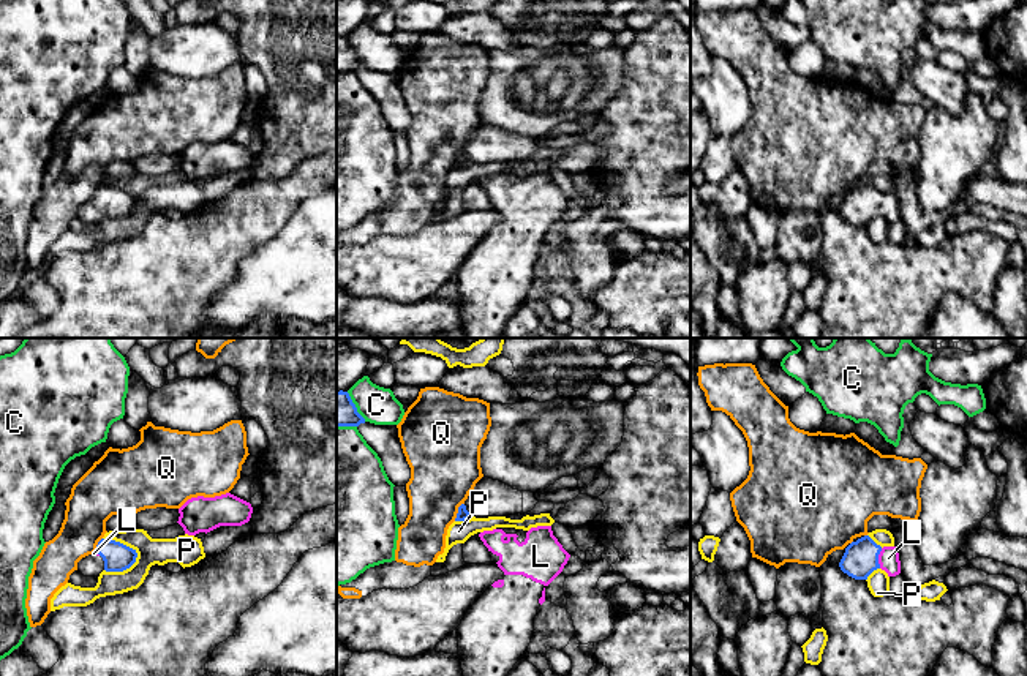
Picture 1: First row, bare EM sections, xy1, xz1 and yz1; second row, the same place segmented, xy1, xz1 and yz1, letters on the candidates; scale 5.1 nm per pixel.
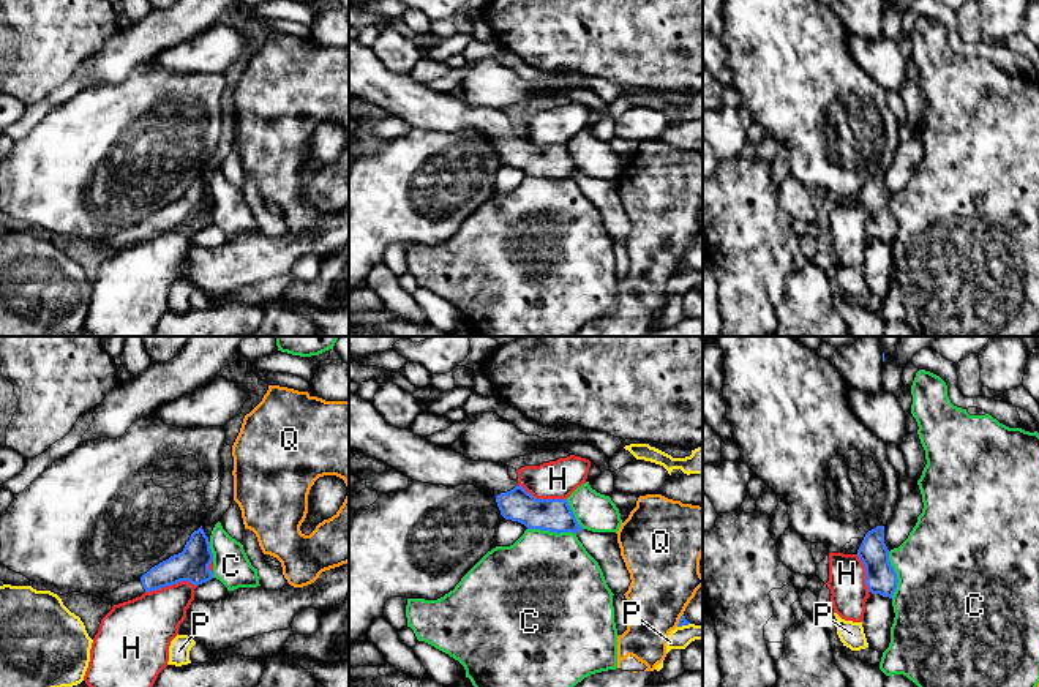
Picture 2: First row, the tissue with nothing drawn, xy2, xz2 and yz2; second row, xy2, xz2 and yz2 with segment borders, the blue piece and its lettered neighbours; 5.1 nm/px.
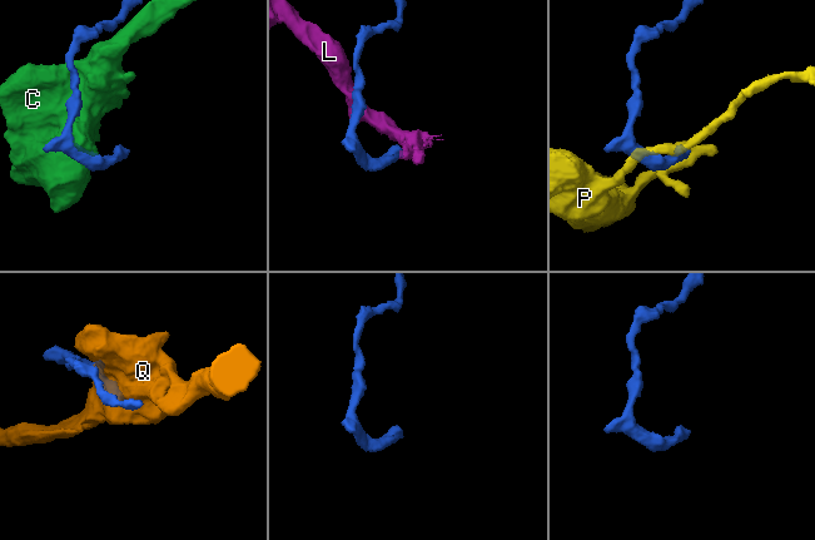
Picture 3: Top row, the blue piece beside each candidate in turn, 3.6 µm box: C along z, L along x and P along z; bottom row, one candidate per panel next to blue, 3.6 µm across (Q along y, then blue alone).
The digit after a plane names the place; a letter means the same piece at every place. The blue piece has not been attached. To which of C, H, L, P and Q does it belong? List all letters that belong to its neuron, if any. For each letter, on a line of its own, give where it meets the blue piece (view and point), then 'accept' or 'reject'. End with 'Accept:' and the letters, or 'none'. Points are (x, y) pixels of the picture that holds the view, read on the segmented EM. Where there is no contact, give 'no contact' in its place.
C: xz2 (551, 531) | reject
H: xy2 (171, 585) | reject
L: yz1 (877, 558) | accept
P: xy1 (122, 544) | reject
Q: xz1 (458, 512) | reject
Accept: L

